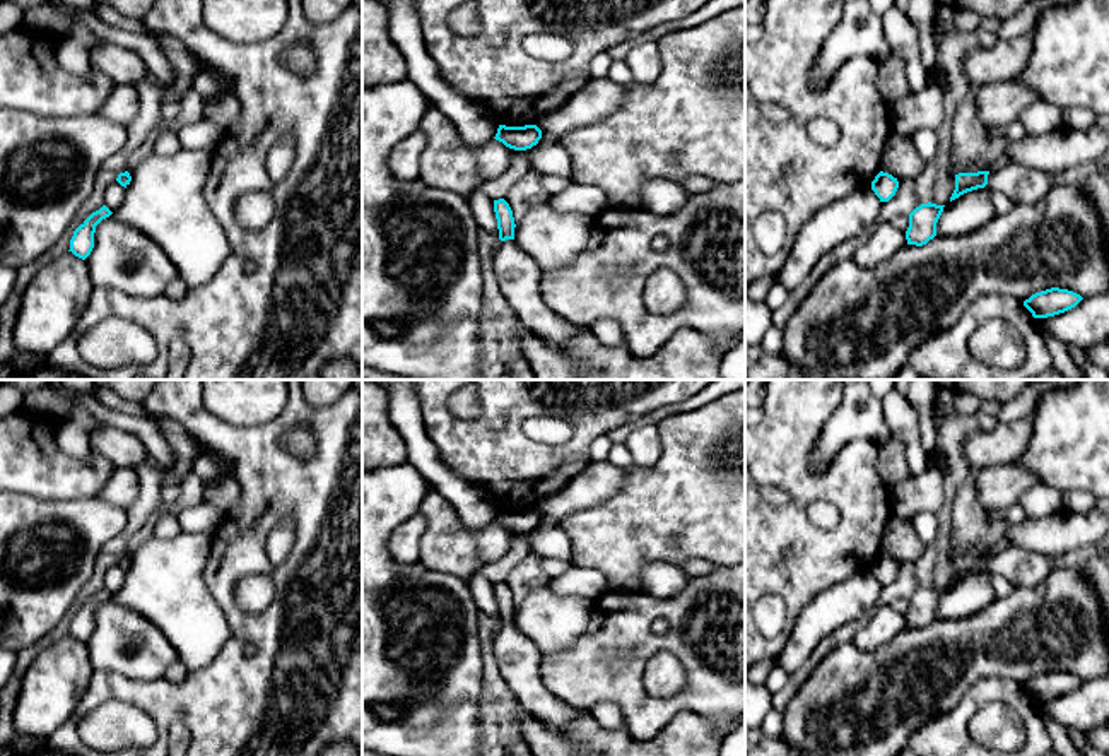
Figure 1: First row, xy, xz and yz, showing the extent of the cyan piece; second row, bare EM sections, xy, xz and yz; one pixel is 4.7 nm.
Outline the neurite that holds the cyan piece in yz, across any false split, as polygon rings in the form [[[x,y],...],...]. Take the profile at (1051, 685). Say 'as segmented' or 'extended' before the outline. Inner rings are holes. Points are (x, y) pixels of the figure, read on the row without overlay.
as segmented | [[[1051,670],[1032,677],[1024,689],[1034,701],[1047,701],[1075,691],[1083,681],[1073,674]]]

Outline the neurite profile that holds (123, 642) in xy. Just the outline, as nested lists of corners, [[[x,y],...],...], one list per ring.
[[[113,599],[96,609],[94,631],[85,648],[94,670],[109,670],[133,681],[162,679],[178,660],[157,626]]]

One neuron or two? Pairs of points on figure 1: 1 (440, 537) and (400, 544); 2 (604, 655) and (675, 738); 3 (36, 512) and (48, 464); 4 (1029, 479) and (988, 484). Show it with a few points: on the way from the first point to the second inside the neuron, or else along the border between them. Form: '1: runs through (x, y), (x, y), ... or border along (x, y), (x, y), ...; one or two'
1: border along (421, 512), (426, 531), (417, 563); two
2: border along (704, 717), (691, 710), (679, 710), (651, 738); two
3: border along (17, 491), (43, 498), (81, 498); two
4: runs through (1019, 479), (998, 484); one

